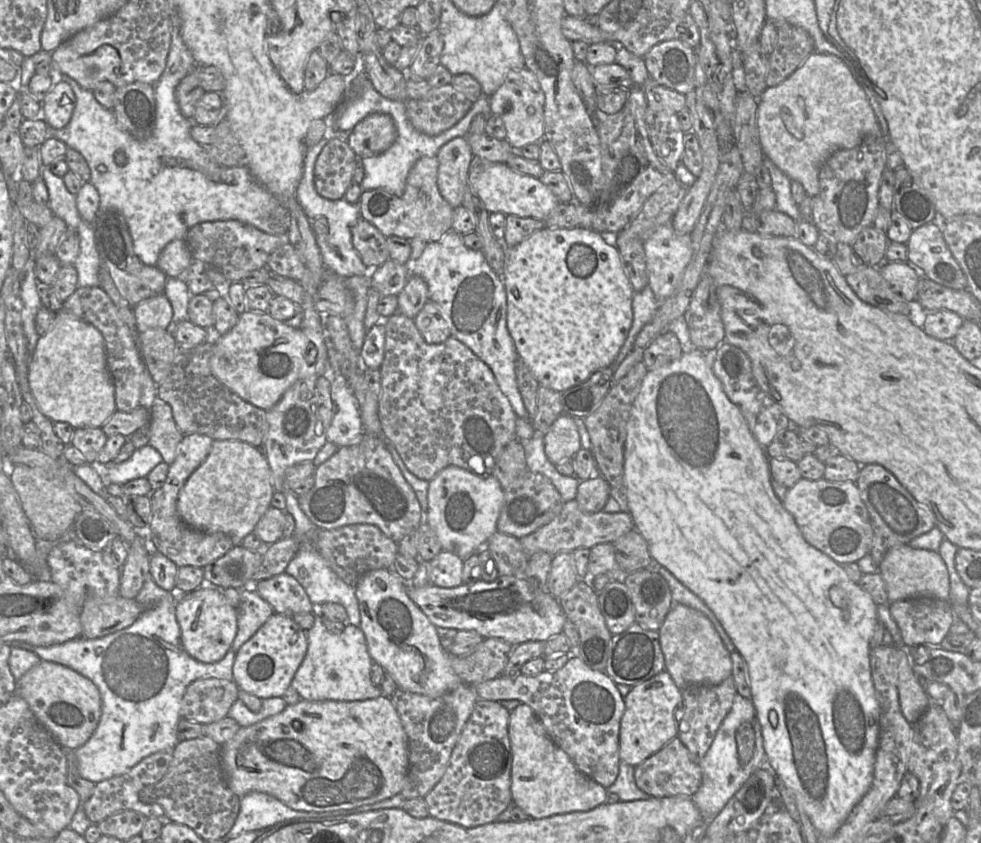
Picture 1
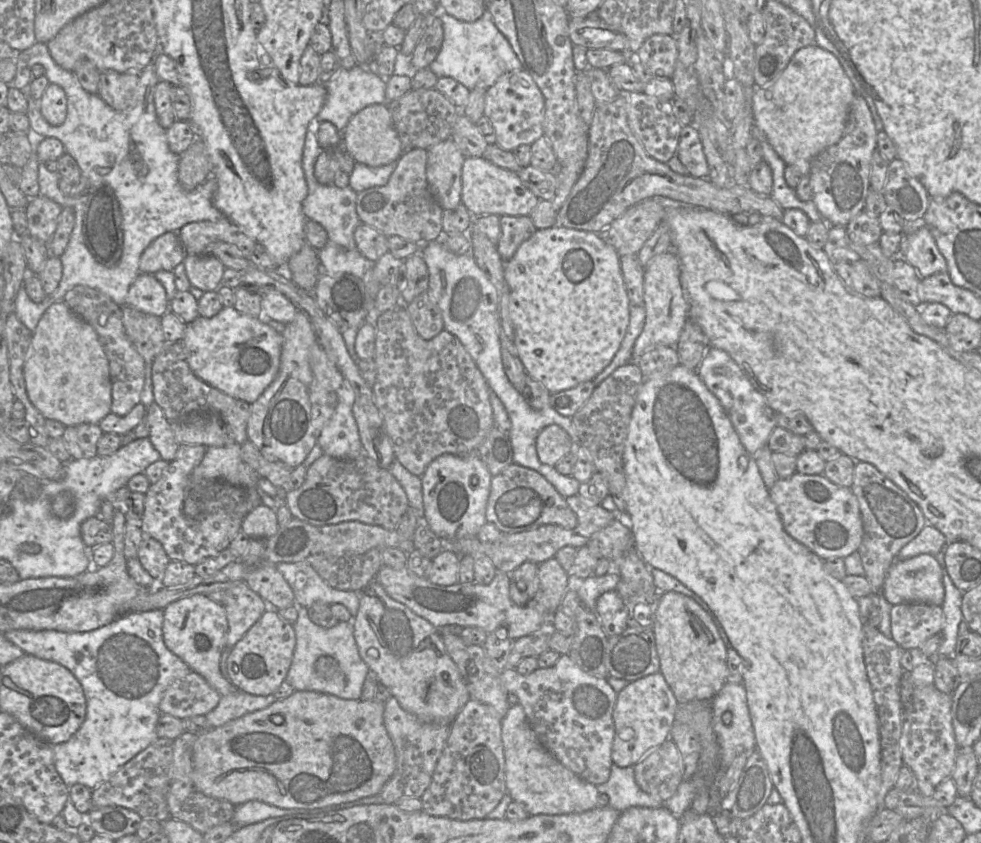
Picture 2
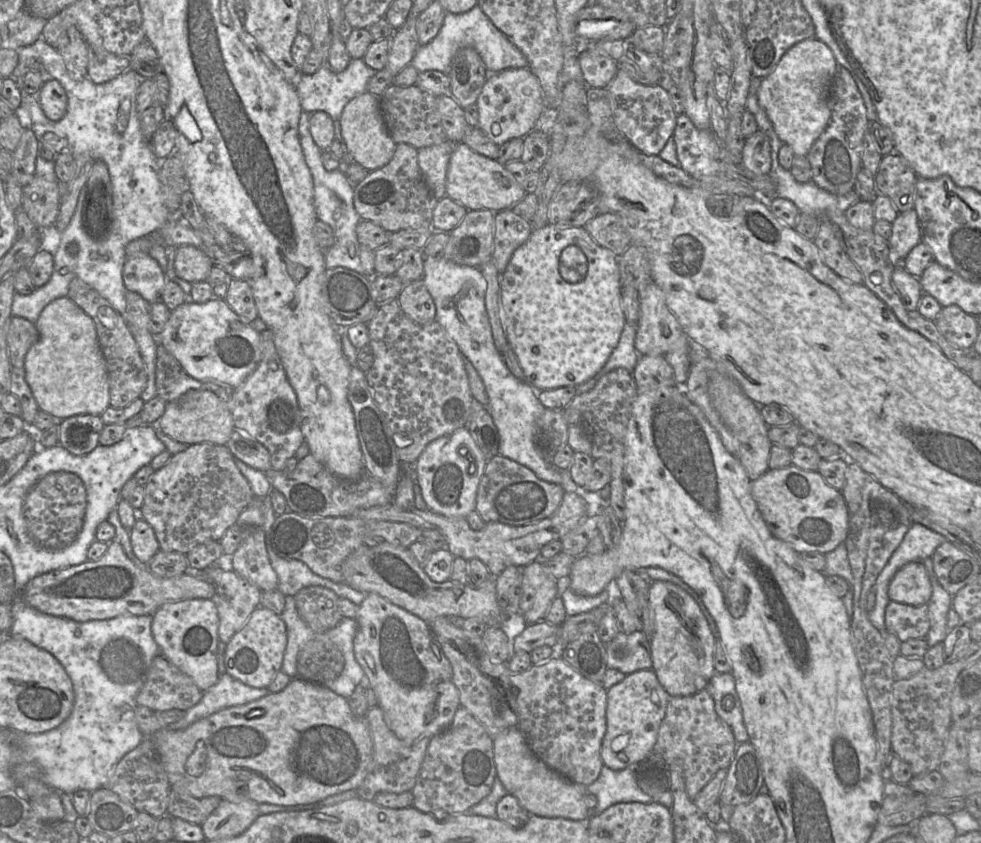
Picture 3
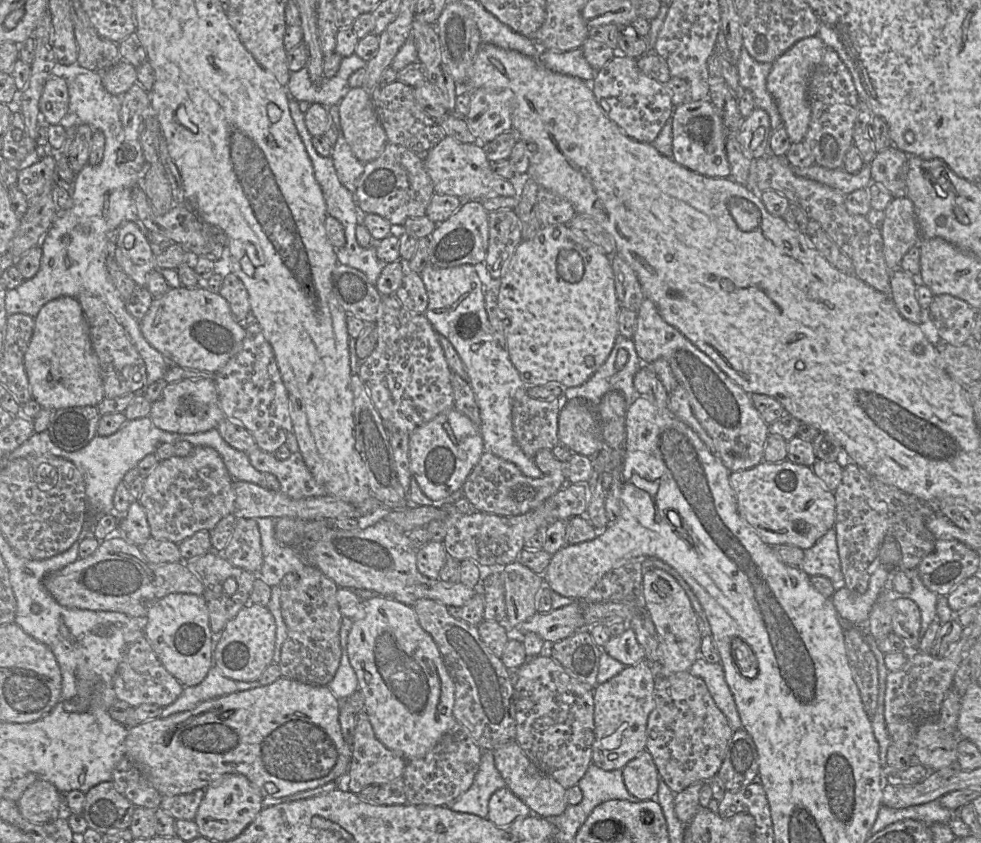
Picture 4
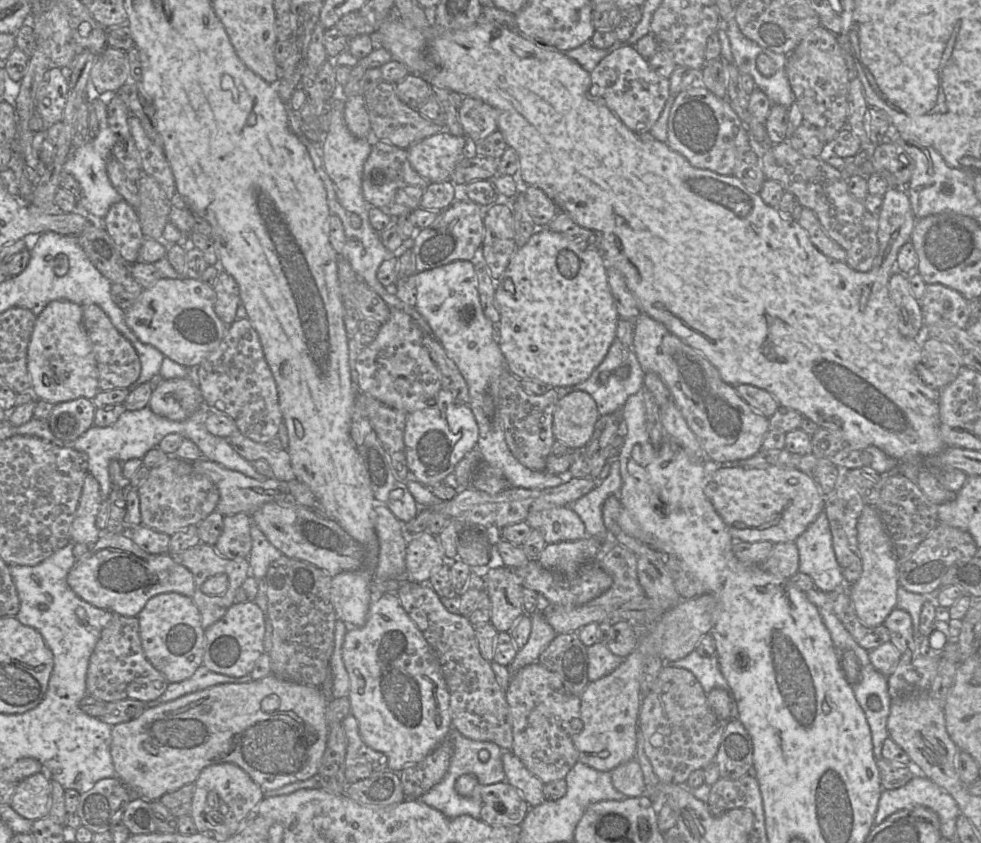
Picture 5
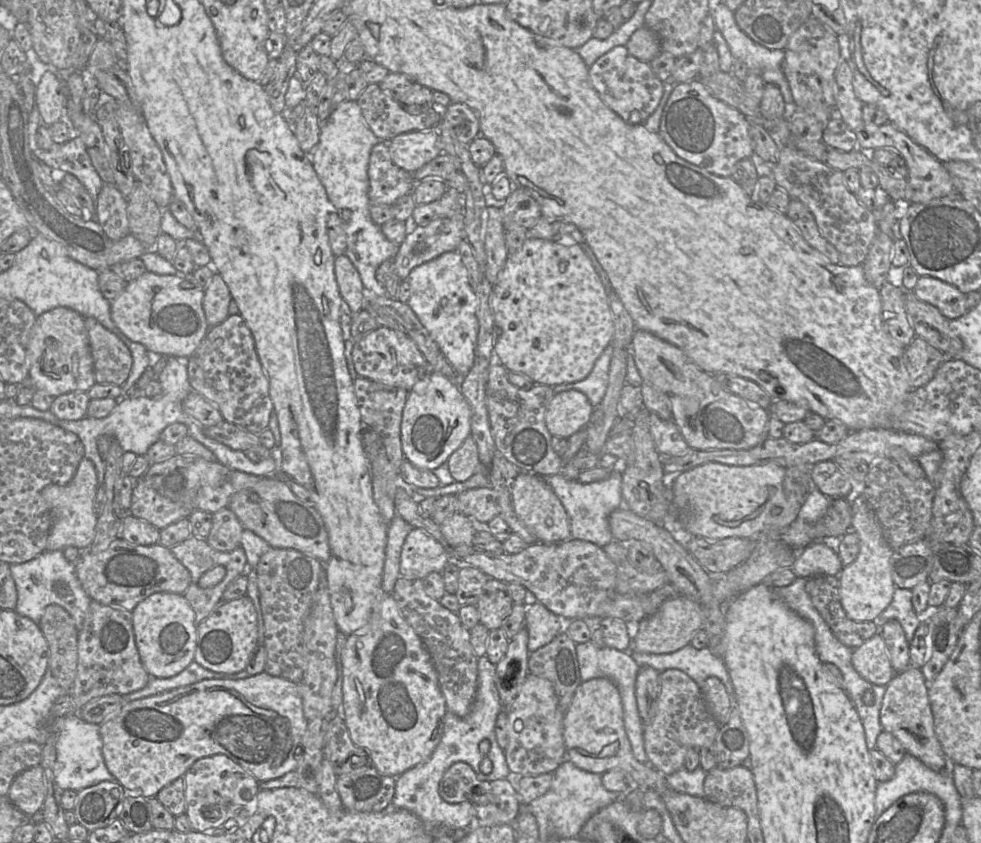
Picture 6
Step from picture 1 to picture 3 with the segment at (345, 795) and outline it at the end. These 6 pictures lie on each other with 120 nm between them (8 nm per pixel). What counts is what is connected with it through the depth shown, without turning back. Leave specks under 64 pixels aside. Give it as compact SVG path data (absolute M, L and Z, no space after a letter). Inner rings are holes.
M300 678L291 679L290 683L280 692L269 693L260 699L244 705L222 709L208 717L194 722L185 729L160 729L150 737L152 738L154 747L173 787L180 788L196 798L218 796L235 803L244 800L254 800L258 803L270 803L275 805L309 804L319 802L326 797L348 790L356 790L369 771L369 764L372 760L373 753L373 743L366 717L355 717L352 714L347 699L333 692L326 686L305 681Z

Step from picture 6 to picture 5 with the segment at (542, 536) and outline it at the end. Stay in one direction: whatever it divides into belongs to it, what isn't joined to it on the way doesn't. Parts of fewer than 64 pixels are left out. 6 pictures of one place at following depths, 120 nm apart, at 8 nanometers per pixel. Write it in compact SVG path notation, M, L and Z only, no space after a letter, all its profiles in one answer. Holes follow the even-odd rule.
M568 506L531 511L525 522L532 530L539 531L547 544L588 537L584 523Z

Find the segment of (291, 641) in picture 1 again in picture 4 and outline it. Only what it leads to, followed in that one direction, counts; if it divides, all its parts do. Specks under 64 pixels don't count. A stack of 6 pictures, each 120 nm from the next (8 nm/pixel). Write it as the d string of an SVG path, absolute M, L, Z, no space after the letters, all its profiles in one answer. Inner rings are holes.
M248 604L223 629L214 650L214 665L226 676L237 681L257 681L273 662L276 623L265 606Z

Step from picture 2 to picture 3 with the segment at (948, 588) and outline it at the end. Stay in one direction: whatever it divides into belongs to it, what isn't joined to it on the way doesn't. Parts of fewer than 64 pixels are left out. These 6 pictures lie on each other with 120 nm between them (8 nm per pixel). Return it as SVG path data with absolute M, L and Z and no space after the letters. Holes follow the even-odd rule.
M930 573L929 576L932 585L932 595L928 603L928 615L930 619L930 630L927 633L925 640L928 646L934 646L943 643L947 634L947 616L952 607L952 598L938 582L935 573Z

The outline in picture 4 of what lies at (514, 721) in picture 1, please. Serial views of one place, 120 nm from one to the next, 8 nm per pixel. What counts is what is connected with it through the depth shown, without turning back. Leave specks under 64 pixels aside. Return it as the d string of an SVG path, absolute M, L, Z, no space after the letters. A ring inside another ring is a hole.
M516 740L493 750L493 756L506 787L530 808L531 814L544 818L553 817L561 815L568 807L566 789L554 778L541 771L526 756Z

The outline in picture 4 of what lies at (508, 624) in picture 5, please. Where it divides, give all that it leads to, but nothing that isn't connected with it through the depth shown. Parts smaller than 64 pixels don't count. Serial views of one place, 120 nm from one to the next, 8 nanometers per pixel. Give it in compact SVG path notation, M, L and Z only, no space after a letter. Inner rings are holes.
M516 561L505 565L500 572L504 584L506 621L515 628L537 613L535 598L545 581L541 575Z

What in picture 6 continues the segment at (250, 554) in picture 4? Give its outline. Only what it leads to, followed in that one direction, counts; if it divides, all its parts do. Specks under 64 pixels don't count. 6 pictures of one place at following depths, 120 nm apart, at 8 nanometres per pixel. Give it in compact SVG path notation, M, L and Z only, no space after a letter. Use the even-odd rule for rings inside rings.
M228 507L212 515L212 528L206 542L215 550L229 552L241 546L244 527Z

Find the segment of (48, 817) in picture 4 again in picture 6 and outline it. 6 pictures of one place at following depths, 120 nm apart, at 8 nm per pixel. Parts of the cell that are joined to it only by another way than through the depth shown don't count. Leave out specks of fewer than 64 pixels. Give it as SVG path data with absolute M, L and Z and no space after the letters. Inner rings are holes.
M40 764L15 777L8 798L17 809L30 818L41 812L47 790L46 777Z

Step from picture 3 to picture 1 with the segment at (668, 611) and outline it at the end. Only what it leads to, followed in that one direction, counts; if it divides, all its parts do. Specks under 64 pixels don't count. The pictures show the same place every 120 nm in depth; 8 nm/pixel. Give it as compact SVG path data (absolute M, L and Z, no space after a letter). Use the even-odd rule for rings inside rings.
M675 603L658 630L667 671L680 690L689 686L715 686L732 672L731 653L712 622L700 611Z

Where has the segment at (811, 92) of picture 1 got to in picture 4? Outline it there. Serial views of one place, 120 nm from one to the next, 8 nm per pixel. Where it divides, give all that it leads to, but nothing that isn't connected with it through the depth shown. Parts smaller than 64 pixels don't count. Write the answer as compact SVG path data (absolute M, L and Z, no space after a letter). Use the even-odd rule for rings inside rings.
M818 36L797 41L790 49L773 62L767 77L766 87L773 97L789 139L799 143L805 139L808 131L811 109L808 100L808 83L814 68L821 62L826 45Z

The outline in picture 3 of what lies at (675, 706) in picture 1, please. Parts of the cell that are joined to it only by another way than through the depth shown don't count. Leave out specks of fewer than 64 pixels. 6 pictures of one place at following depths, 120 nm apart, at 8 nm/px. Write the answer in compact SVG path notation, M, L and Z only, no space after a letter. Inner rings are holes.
M652 669L627 674L624 680L607 690L607 729L601 747L601 759L604 766L612 770L622 770L644 761L652 753L670 697Z

